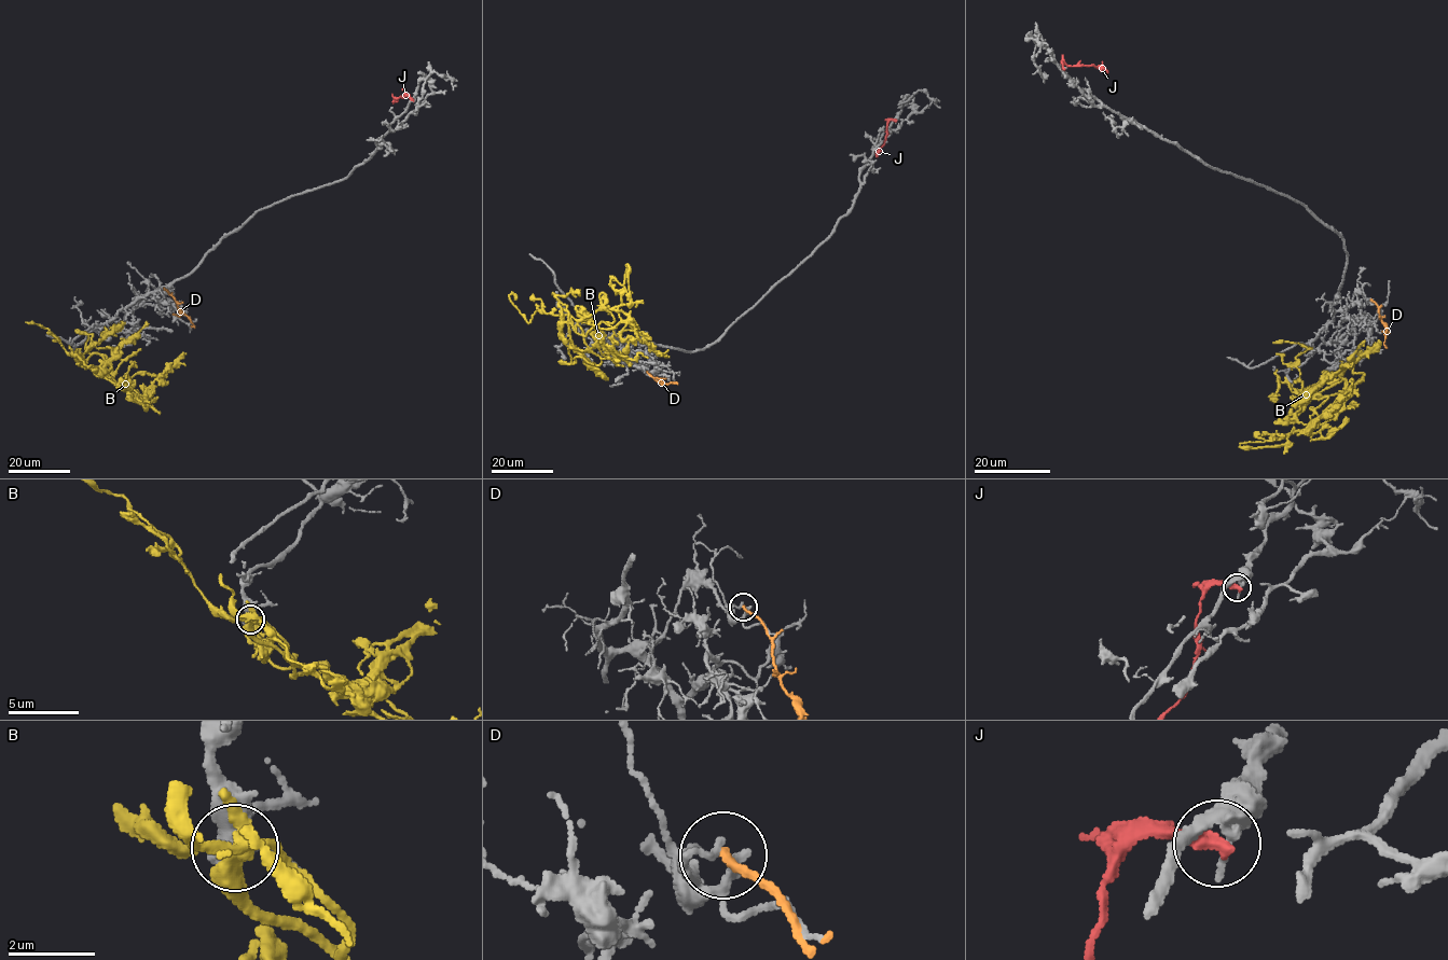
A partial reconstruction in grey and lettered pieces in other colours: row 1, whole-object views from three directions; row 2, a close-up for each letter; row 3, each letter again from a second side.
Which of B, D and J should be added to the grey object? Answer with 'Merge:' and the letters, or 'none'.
Merge: none

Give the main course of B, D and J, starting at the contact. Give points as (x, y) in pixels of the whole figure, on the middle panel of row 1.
B: (559, 304), (576, 320), (584, 336), (594, 325), (612, 328), (630, 319), (653, 350), (669, 356)
D: (646, 371), (665, 384), (677, 384)
J: (895, 120), (887, 123), (884, 143), (876, 156)

